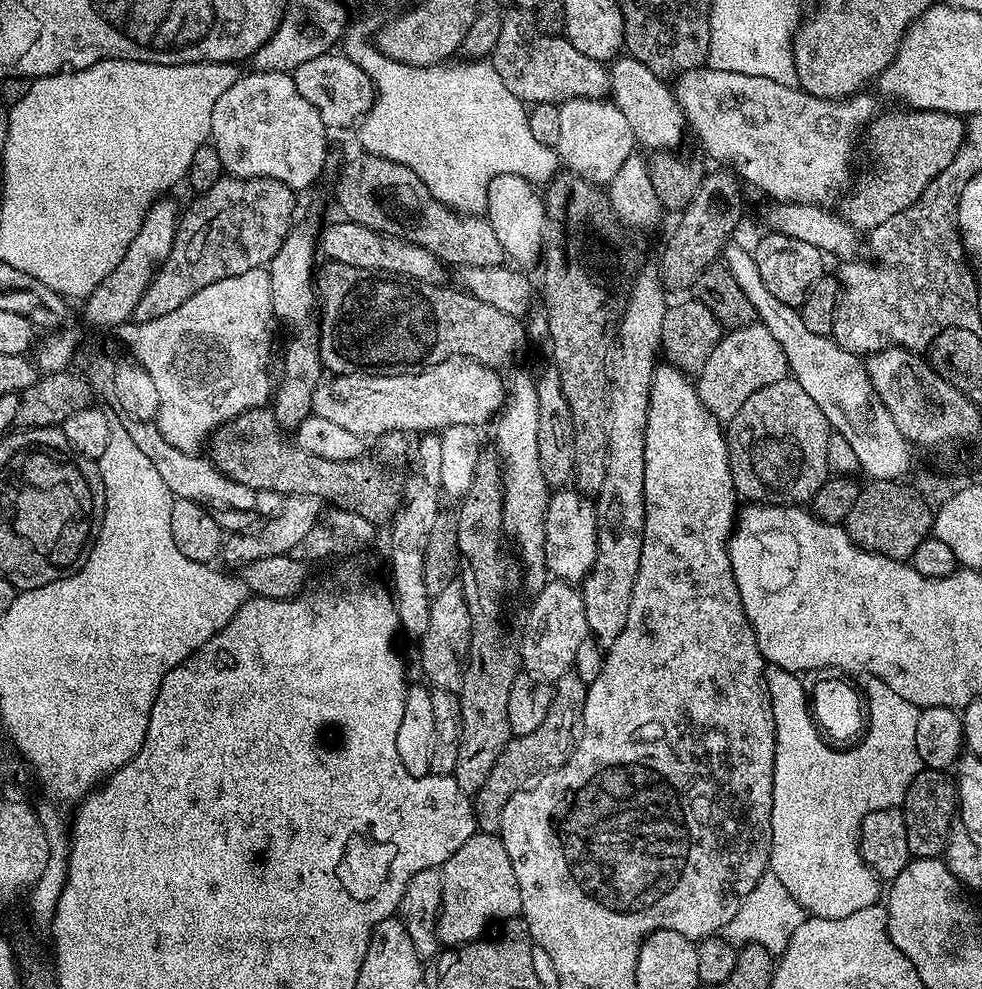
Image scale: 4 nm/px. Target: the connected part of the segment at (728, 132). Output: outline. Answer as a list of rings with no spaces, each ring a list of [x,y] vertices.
[[[710,67],[695,68],[689,72],[683,72],[675,81],[674,91],[676,100],[680,108],[684,111],[684,119],[687,127],[694,135],[700,139],[700,144],[716,160],[722,160],[723,165],[729,166],[740,177],[745,185],[753,184],[756,188],[761,188],[771,199],[776,202],[787,202],[790,204],[818,204],[821,206],[832,206],[836,199],[841,199],[840,191],[848,184],[848,171],[852,168],[852,139],[856,136],[856,131],[867,129],[877,115],[878,109],[868,94],[857,94],[847,102],[837,102],[835,100],[823,100],[817,96],[812,96],[799,86],[774,82],[770,78],[758,78],[754,74],[734,74],[730,70],[714,70]]]

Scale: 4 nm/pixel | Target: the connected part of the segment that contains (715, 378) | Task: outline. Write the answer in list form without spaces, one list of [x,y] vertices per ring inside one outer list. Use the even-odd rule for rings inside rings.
[[[757,322],[725,331],[694,383],[706,410],[710,410],[716,420],[727,422],[738,414],[738,410],[742,410],[742,402],[746,402],[754,390],[762,390],[762,386],[770,386],[788,375],[788,363],[786,354],[782,354],[782,346],[774,342],[774,334],[770,334],[764,324]]]

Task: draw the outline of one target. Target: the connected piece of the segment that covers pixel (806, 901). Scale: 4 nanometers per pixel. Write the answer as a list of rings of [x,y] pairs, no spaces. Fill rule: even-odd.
[[[782,669],[764,672],[776,727],[770,872],[765,873],[754,890],[746,896],[726,929],[729,943],[736,946],[758,944],[773,954],[783,952],[794,930],[806,918],[806,913],[809,917],[837,920],[846,918],[846,914],[854,914],[854,910],[866,910],[866,906],[881,899],[881,881],[864,863],[860,853],[860,827],[866,814],[903,805],[906,790],[922,767],[915,750],[915,734],[921,709],[915,708],[910,702],[904,703],[900,696],[883,691],[873,694],[872,733],[867,743],[851,755],[833,755],[821,747],[813,735],[801,703],[801,690],[797,687],[800,677],[789,679],[786,672]]]

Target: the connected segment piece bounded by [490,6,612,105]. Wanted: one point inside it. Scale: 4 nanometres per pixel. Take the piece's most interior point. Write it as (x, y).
(539, 69)

